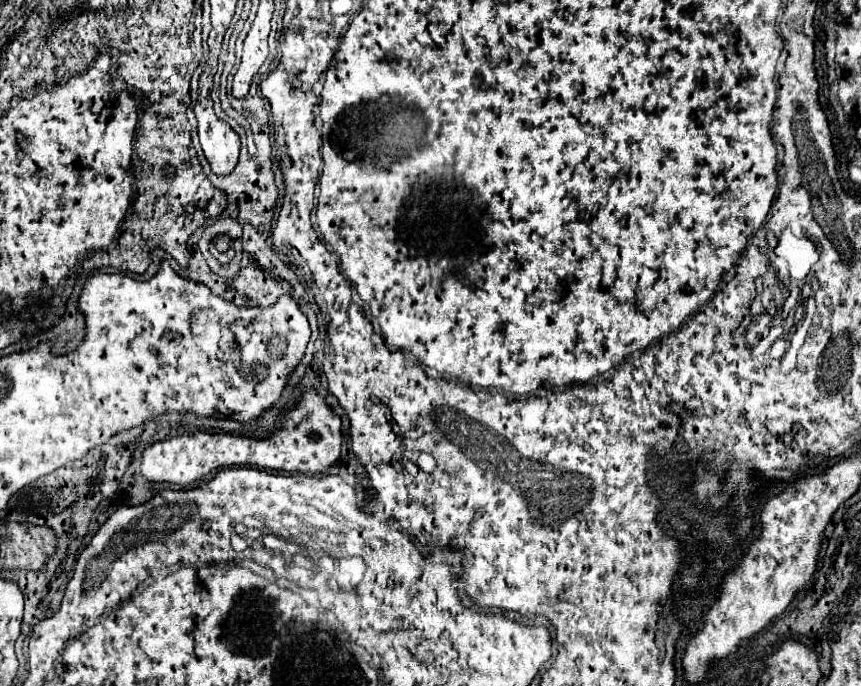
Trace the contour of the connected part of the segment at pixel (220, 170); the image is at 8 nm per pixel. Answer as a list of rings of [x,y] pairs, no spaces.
[[[196,107],[198,135],[202,151],[216,175],[228,175],[238,163],[240,137],[228,125],[216,119],[212,107]]]

